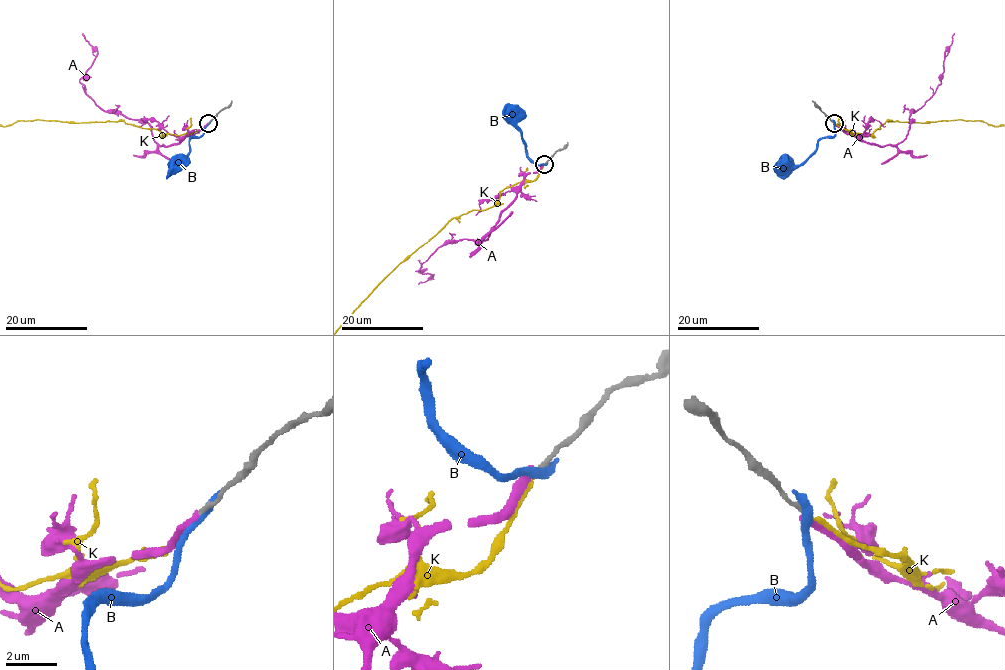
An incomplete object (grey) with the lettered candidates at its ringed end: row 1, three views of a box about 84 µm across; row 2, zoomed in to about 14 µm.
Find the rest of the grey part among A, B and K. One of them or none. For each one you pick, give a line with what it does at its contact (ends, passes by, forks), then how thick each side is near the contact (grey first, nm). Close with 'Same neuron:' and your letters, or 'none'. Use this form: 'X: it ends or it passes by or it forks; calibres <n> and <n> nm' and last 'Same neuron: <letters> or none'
K: it ends; calibres 180 and 150 nm
Same neuron: K

